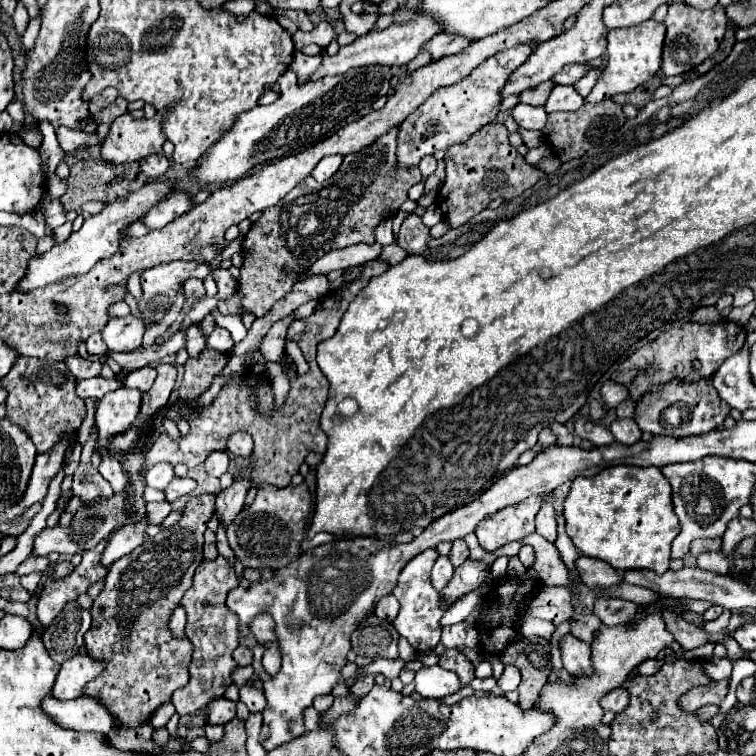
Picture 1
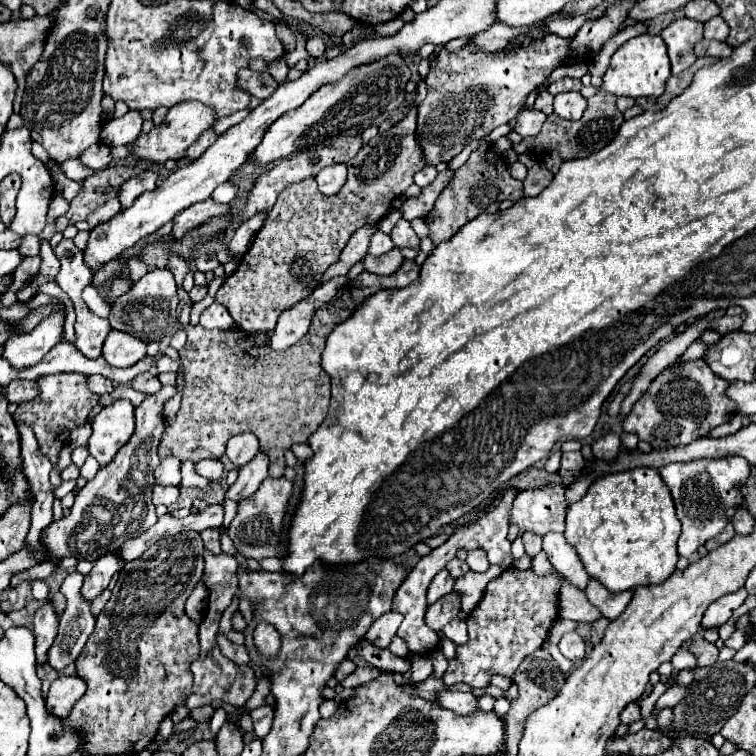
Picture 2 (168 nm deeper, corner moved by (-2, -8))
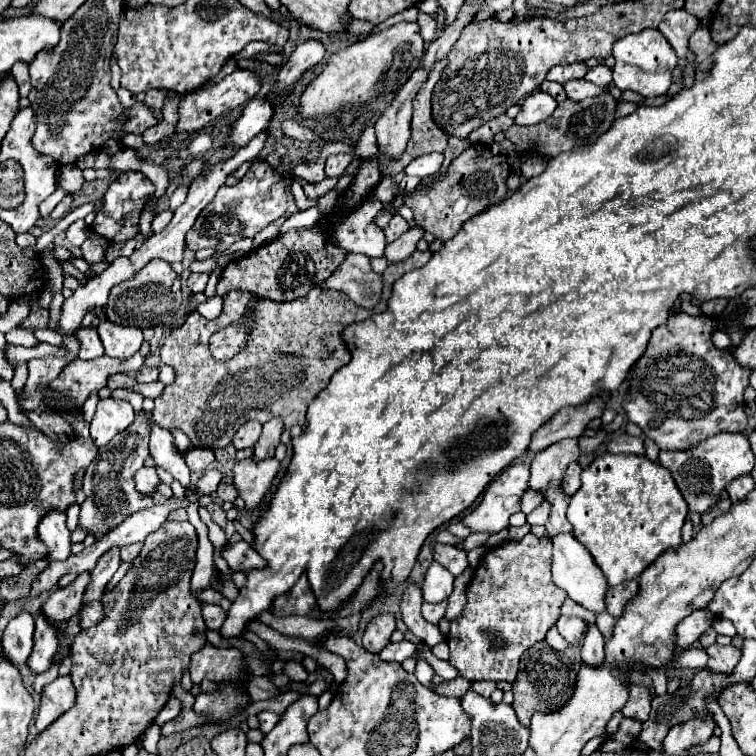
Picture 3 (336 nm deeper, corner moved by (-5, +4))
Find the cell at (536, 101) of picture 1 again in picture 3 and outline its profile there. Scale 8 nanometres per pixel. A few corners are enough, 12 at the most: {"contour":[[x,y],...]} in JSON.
{"contour":[[543,82],[541,90],[551,94],[557,102],[567,98],[563,84]]}

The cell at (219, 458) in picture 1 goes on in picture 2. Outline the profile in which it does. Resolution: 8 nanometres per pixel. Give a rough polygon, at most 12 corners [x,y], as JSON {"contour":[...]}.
{"contour":[[202,460],[196,472],[212,482],[224,474],[220,460]]}

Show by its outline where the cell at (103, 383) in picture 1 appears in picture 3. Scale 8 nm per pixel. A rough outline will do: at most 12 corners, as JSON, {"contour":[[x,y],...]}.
{"contour":[[163,382],[135,384],[133,392],[145,398],[157,398],[165,388]]}

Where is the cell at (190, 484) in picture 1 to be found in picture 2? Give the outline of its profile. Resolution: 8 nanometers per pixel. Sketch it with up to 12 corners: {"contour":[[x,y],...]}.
{"contour":[[154,484],[152,502],[170,506],[180,498],[178,486]]}

